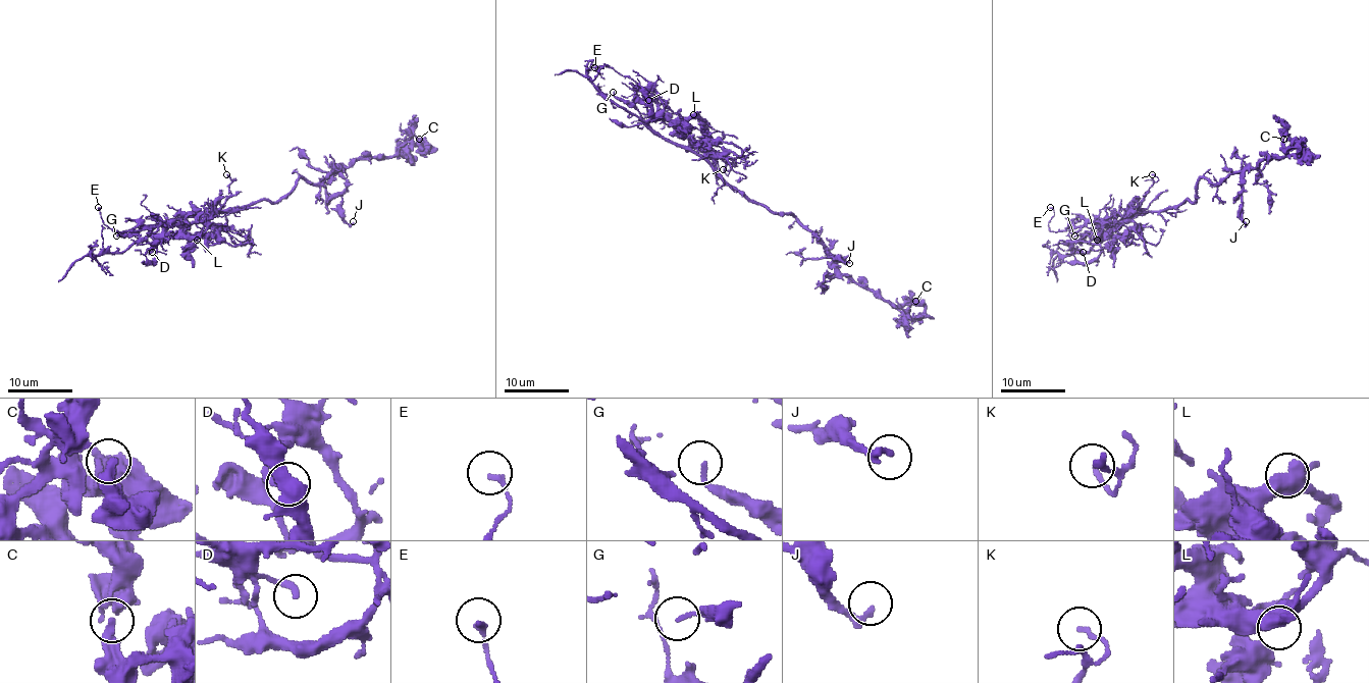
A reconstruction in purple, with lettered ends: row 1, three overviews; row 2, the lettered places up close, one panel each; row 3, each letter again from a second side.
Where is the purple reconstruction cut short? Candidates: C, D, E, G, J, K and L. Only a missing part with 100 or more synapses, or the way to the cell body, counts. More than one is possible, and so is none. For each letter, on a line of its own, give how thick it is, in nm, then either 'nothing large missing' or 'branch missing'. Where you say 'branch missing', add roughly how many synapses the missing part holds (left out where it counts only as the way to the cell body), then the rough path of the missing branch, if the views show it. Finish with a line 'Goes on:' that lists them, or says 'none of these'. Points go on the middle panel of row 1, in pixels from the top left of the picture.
C: calibre 340 nm; nothing large missing
D: calibre 220 nm; nothing large missing
E: calibre 180 nm; nothing large missing
G: calibre 160 nm; nothing large missing
J: calibre 240 nm; nothing large missing
K: calibre 150 nm; nothing large missing
L: calibre 440 nm; nothing large missing
Goes on: none of these

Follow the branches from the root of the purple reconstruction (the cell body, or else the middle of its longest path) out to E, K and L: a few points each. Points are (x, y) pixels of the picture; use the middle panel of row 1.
E: (748, 202), (665, 119), (657, 111), (657, 104), (630, 79), (607, 65), (599, 65), (596, 72), (594, 67)
K: (748, 202), (718, 172), (720, 158), (729, 172), (728, 175), (723, 169)
L: (748, 202), (682, 132), (693, 114)

